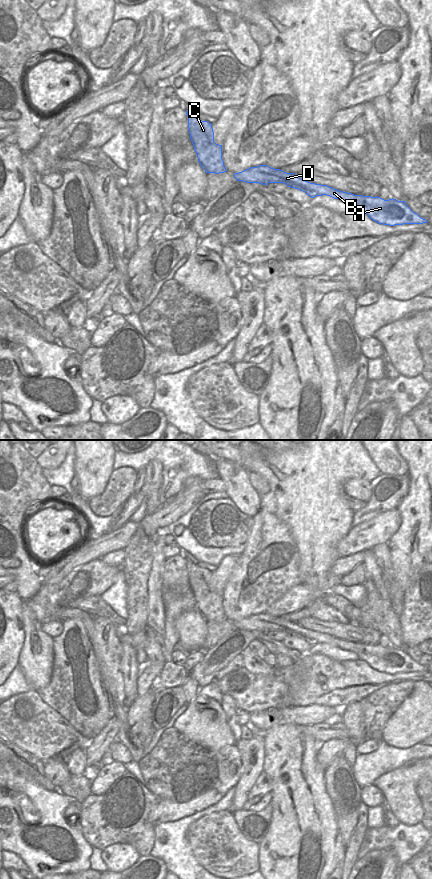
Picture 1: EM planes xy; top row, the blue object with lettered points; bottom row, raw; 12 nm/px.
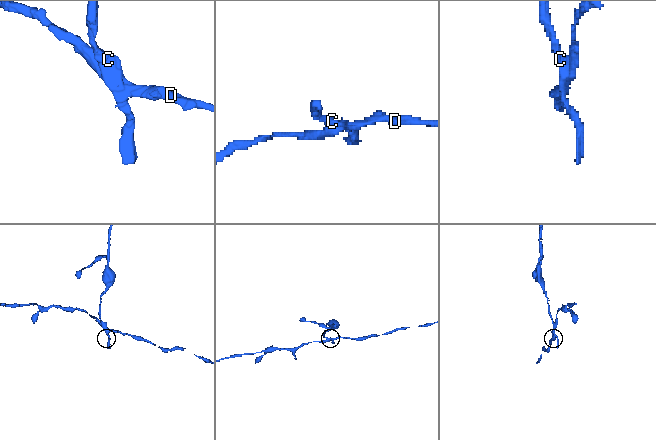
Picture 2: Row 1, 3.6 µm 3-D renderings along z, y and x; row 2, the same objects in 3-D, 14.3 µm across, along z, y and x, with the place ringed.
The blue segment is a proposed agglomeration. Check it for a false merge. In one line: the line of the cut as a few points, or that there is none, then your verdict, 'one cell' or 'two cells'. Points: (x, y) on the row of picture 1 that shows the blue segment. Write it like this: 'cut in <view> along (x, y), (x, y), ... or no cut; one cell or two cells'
cut in xy along (195, 137), (201, 139), (203, 156), (199, 162); two cells

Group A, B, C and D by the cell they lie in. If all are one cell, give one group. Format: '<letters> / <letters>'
A B D / C

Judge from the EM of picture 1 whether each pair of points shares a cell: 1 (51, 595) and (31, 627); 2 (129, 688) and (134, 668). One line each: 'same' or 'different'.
1: different
2: same

